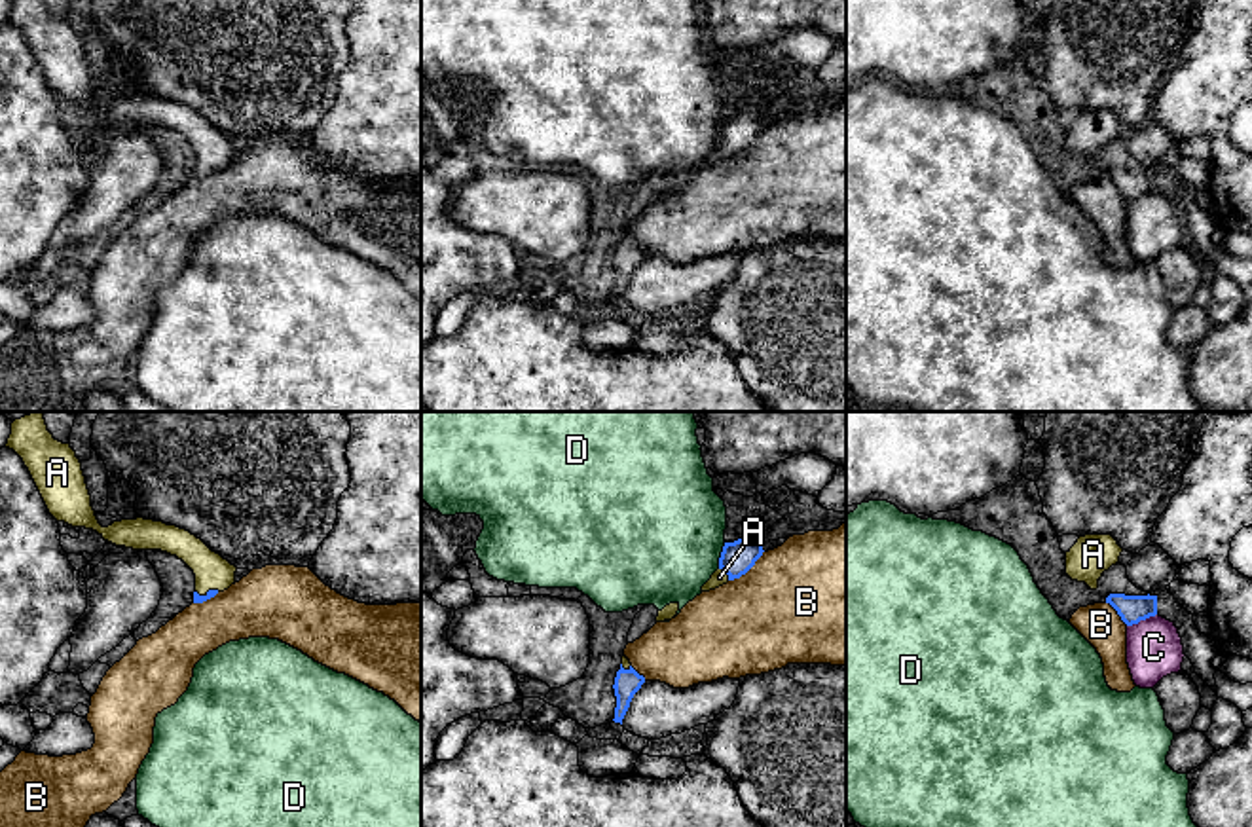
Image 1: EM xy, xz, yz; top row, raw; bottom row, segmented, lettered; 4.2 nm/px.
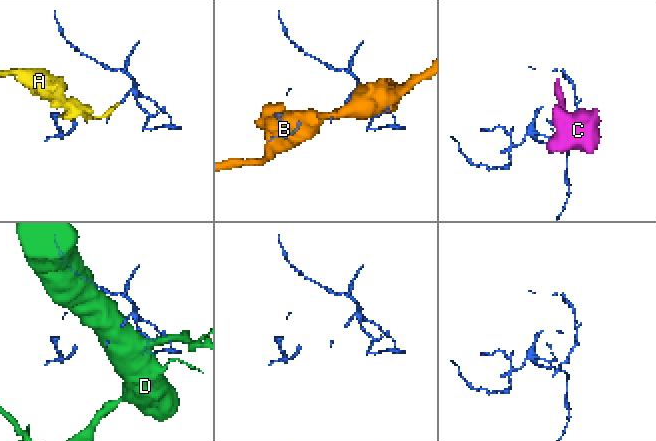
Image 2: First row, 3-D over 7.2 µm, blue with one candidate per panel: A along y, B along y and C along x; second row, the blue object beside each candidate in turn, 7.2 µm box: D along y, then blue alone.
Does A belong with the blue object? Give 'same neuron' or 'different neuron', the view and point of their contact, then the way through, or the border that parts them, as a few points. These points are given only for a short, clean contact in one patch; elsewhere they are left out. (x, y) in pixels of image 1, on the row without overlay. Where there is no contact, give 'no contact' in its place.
same neuron; contact xz (725, 147)

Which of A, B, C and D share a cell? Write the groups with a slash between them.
A / B / C / D

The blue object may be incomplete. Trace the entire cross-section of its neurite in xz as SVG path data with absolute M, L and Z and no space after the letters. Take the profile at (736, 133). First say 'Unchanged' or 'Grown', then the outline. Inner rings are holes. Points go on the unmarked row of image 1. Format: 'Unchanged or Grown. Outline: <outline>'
Grown. Outline: M751 108L734 118L725 118L719 133L719 144L702 161L702 167L715 165L728 156L740 154L755 140L763 127L764 125L759 108Z

